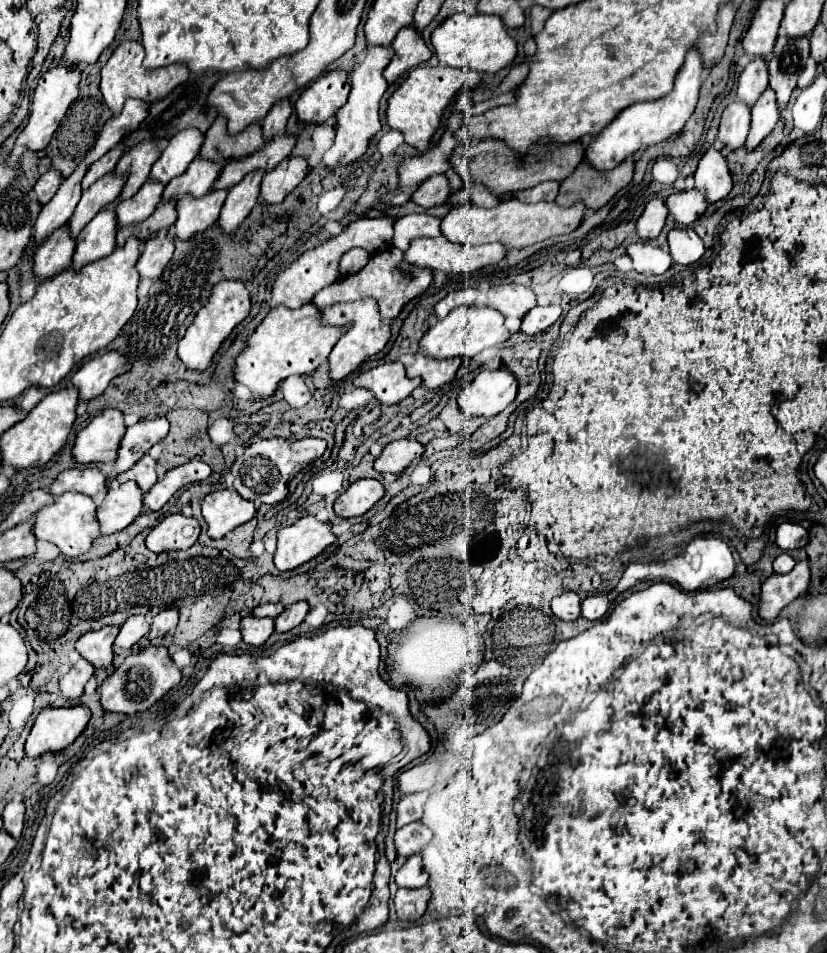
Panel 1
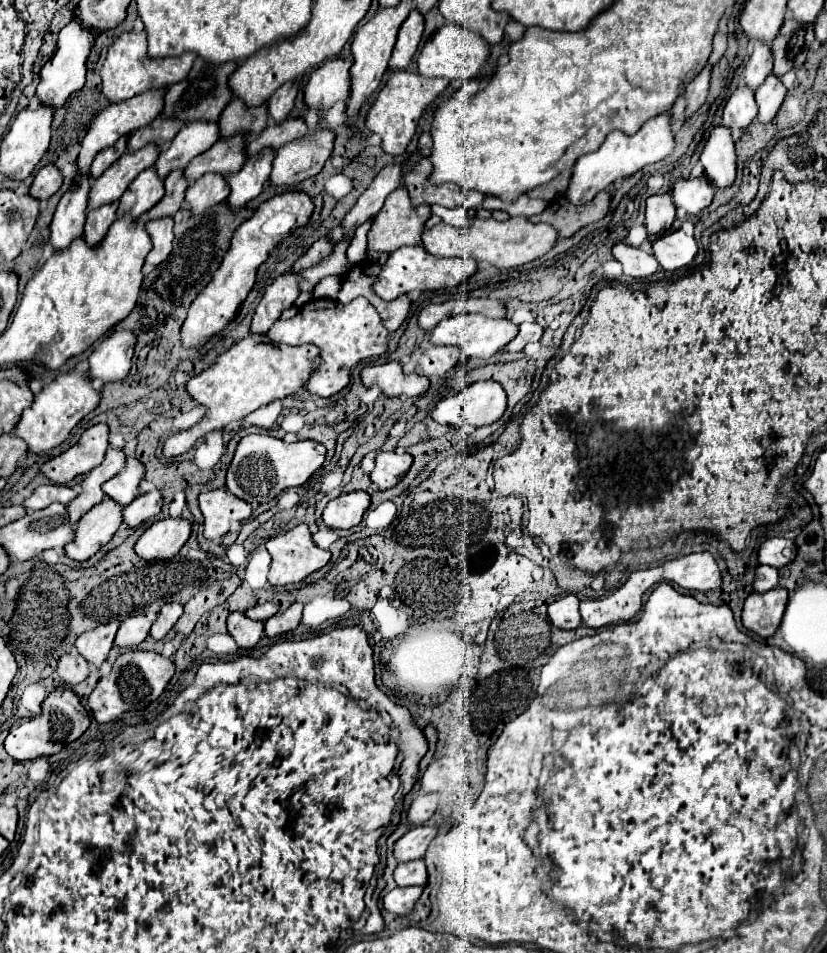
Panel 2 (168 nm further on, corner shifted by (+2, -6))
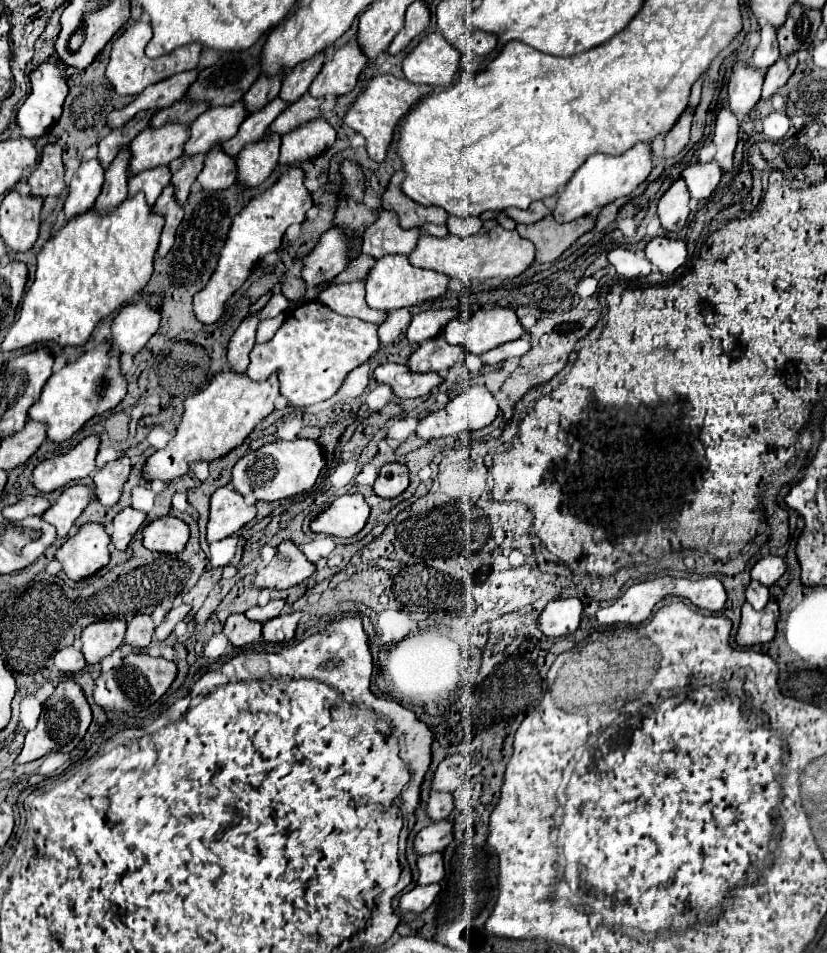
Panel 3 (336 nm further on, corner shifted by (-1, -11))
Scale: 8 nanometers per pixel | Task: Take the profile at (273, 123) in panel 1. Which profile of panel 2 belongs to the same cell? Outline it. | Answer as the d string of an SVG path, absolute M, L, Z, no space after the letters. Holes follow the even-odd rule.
M290 81L290 83L280 85L274 91L274 95L268 99L268 113L276 123L286 119L288 113L292 111L296 95L298 95L298 89L300 89L300 83L298 81Z

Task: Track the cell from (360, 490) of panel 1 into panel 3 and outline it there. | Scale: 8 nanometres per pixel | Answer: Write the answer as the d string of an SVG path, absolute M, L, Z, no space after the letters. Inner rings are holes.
M345 494L311 522L311 530L319 534L351 538L365 526L367 518L369 506L363 494Z

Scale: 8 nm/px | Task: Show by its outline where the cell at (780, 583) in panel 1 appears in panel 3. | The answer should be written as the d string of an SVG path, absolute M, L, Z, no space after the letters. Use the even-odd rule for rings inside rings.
M771 600L761 612L753 610L753 606L743 604L741 608L741 624L737 630L737 644L739 646L755 646L767 644L775 638L775 624L779 618L779 606Z

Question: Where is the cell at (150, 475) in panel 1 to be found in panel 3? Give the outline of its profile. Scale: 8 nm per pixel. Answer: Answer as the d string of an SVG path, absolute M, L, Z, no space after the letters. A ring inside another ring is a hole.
M127 456L115 460L115 462L109 462L95 478L95 488L97 488L97 496L103 504L107 506L113 506L119 502L121 494L123 494L123 488L127 484L127 478L129 478L129 472L131 472L131 460Z

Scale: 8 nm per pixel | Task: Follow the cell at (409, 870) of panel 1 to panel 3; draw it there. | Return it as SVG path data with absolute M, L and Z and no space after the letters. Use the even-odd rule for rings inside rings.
M439 852L437 854L431 854L431 856L421 856L417 860L417 868L419 868L419 880L417 880L419 886L441 882L441 878L445 876L443 858L441 858Z

